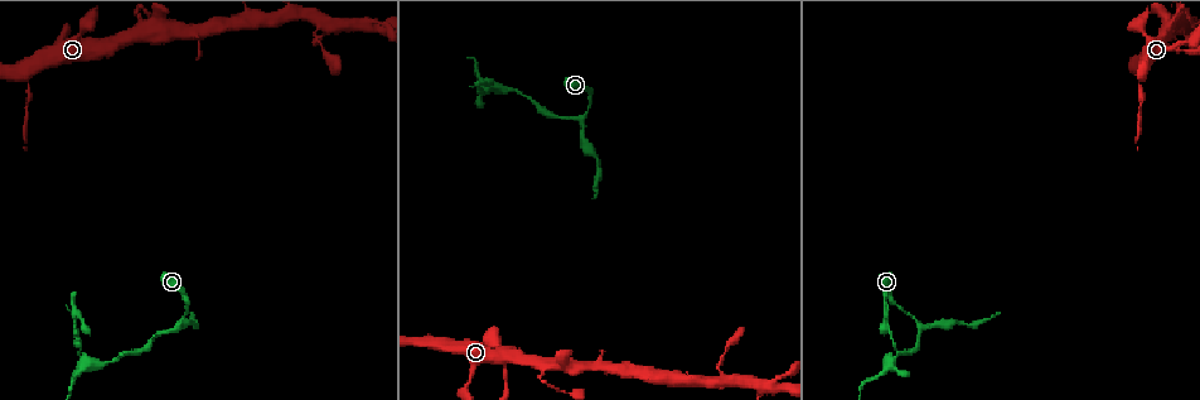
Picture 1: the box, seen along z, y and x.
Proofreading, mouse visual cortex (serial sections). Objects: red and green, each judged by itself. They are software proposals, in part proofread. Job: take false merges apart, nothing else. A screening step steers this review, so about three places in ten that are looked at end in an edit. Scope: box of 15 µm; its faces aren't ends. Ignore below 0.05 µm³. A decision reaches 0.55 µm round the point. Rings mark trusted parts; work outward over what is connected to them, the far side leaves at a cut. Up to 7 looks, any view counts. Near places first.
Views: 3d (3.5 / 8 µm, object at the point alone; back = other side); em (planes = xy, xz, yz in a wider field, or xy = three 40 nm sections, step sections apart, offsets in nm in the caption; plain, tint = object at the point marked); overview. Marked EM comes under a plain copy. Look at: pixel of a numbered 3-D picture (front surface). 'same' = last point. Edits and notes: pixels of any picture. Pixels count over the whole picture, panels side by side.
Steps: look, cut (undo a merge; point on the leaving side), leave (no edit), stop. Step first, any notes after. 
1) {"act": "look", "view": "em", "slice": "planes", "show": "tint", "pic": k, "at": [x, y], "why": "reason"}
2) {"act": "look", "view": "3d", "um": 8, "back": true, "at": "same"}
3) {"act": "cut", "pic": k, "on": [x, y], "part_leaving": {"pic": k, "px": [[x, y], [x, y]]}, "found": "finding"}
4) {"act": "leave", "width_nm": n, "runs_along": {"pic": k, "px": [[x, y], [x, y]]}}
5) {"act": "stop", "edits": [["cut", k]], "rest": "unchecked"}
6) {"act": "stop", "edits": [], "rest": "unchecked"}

{"act": "look", "view": "3d", "um": 3.5, "pic": 1, "at": [28, 73], "why": "a fork"}

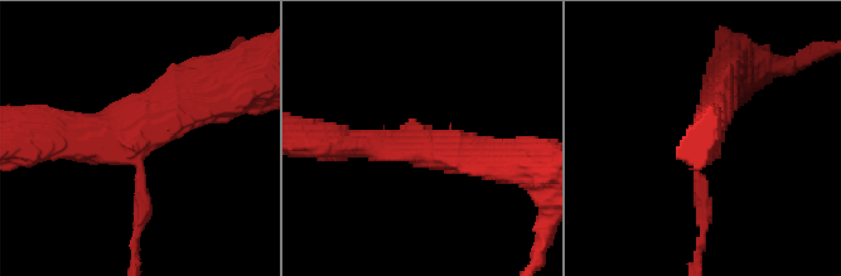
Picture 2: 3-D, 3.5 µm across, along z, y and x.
{"act": "look", "view": "em", "slice": "planes", "show": "tint", "pic": 2, "at": [143, 133]}

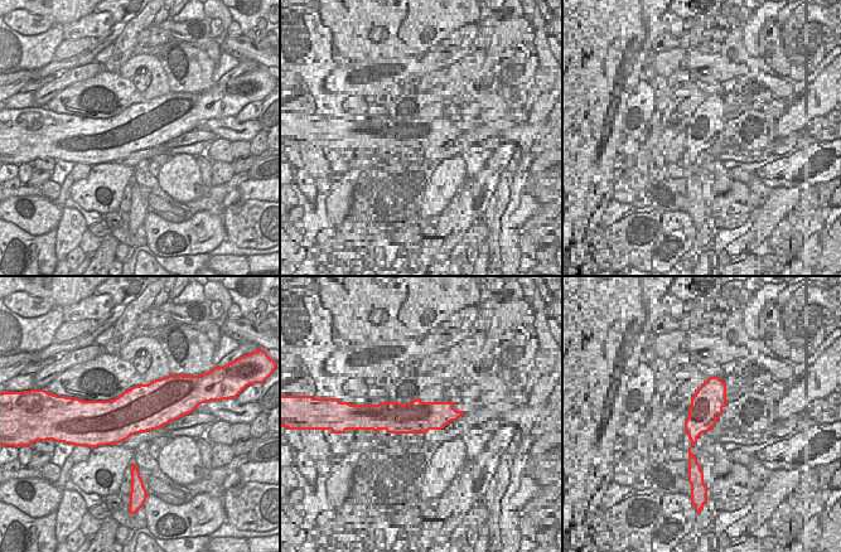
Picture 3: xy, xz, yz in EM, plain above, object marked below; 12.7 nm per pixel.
{"act": "cut", "pic": 2, "on": [700, 209], "part_leaving": {"pic": 2, "px": [[697, 173], [704, 204], [697, 262]]}, "found": "a second cell is stuck on"}

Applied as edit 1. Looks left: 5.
{"act": "look", "view": "overview", "why": "redraw"}

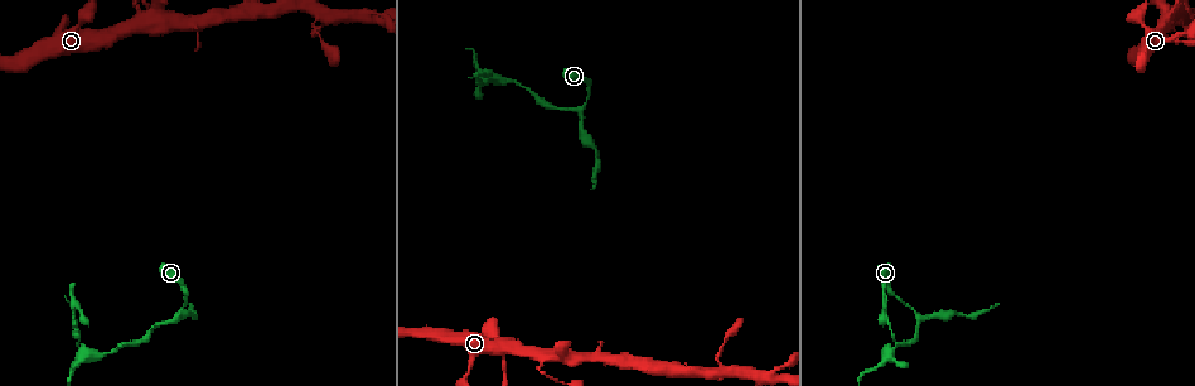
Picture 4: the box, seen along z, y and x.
{"act": "look", "view": "3d", "um": 3.5, "pic": 4, "at": [921, 318], "why": "branch point"}

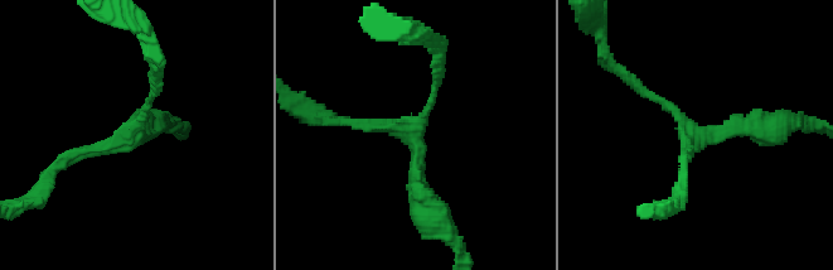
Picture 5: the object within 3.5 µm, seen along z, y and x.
{"act": "look", "view": "em", "slice": "xy", "step": 2, "show": "tint", "pic": 5, "at": [135, 128], "arms": 3, "arm_widths_nm": [150, 150, 250], "why": "need the tissue"}

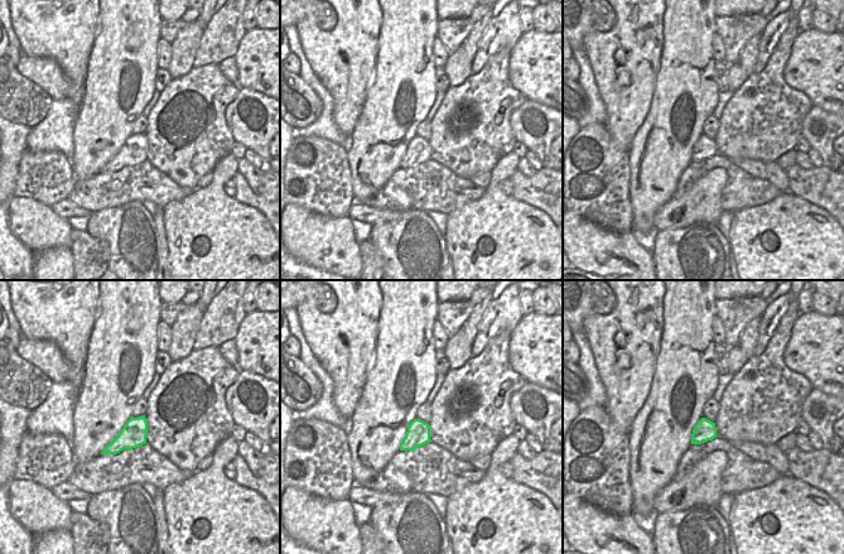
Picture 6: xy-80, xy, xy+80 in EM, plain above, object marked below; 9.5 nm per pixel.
{"act": "leave", "runs_along": {"pic": 5, "px": [[154, 78], [127, 136], [57, 163]]}, "found": "all the same cell"}

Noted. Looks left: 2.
{"act": "look", "view": "3d", "um": 3.5, "pic": 4, "at": [888, 323], "why": "abrupt turn"}

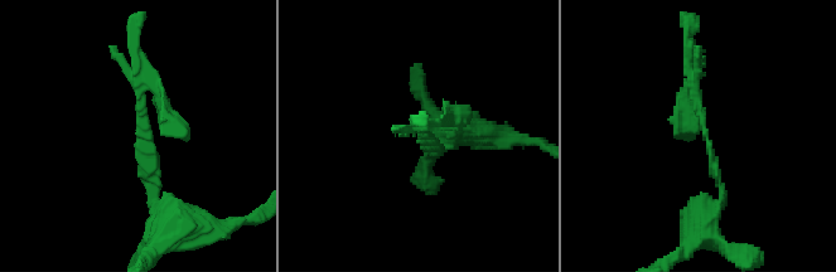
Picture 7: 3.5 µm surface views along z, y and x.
{"act": "look", "view": "em", "slice": "xy", "step": 5, "show": "tint", "pic": 7, "at": [704, 128], "why": "need the tissue"}

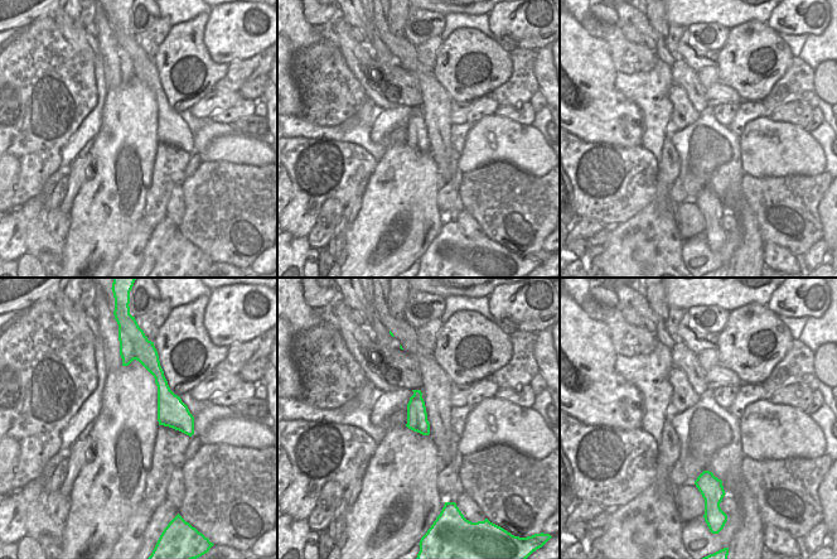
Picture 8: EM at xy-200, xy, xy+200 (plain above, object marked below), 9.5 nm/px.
{"act": "cut", "pic": 7, "on": [691, 127], "part_leaving": {"pic": 7, "px": [[149, 90], [160, 93], [184, 140]]}, "found": "two cells meet here"}

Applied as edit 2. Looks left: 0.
{"act": "stop", "edits": [["cut", 2], ["cut", 7]], "rest": "unchecked"}

